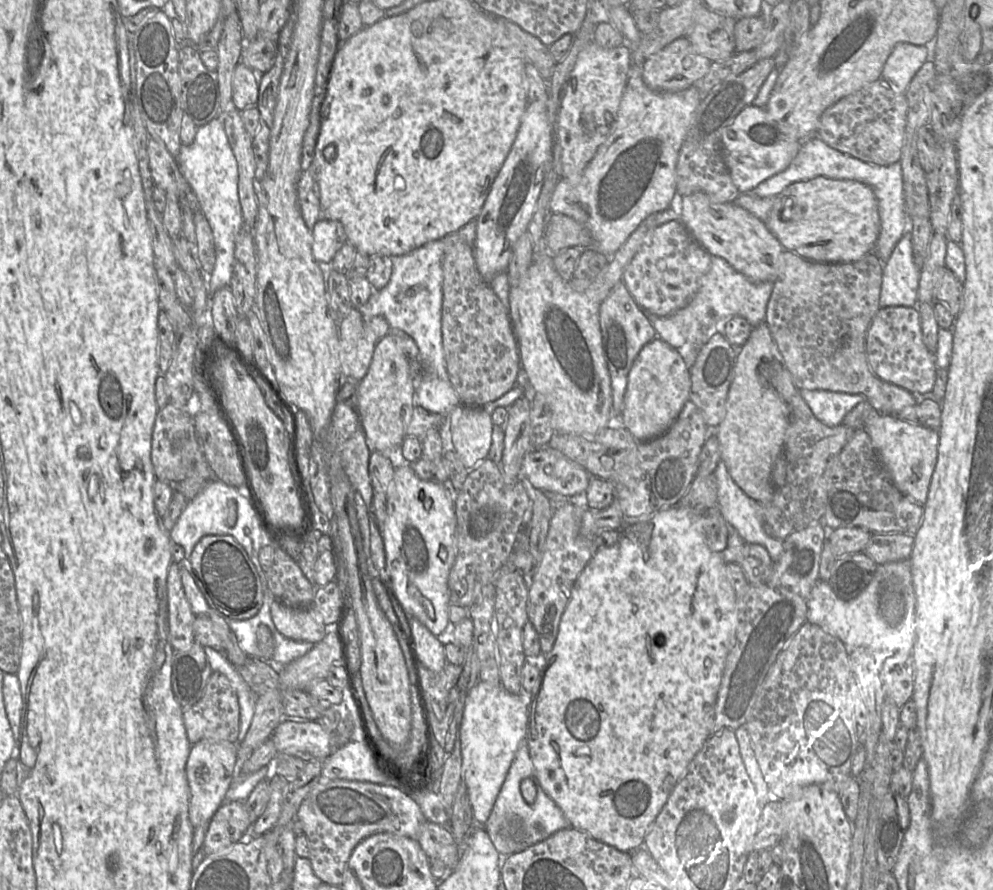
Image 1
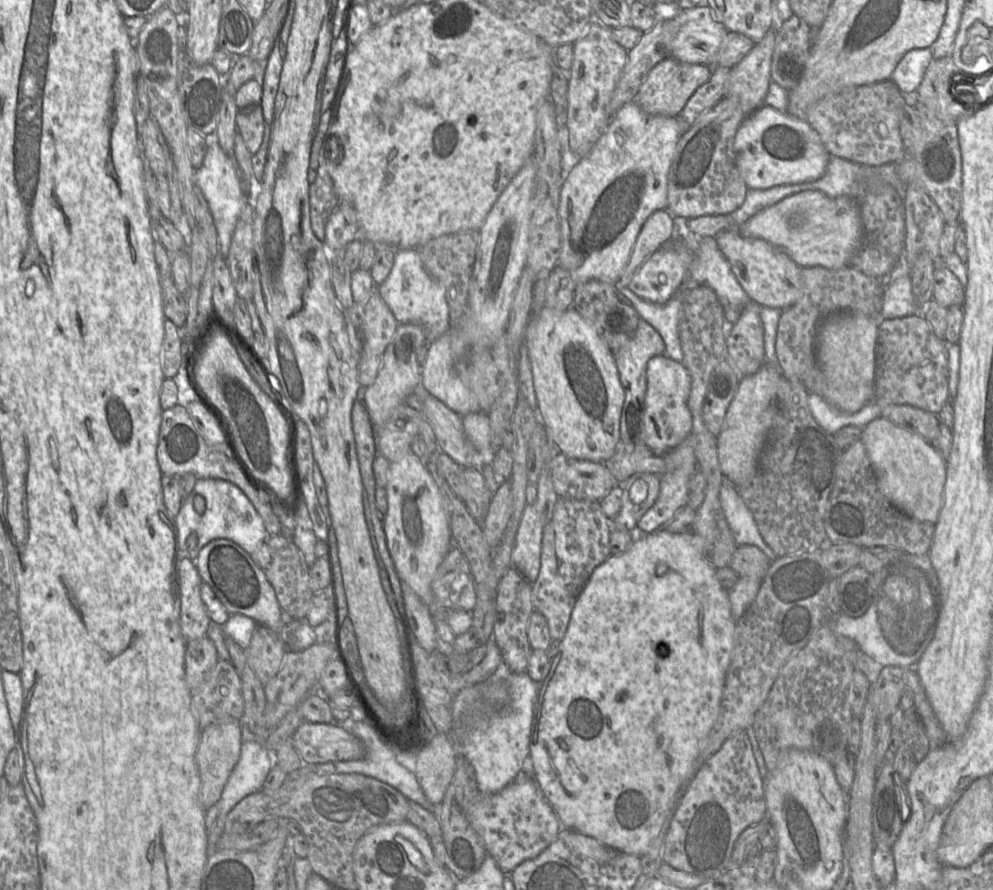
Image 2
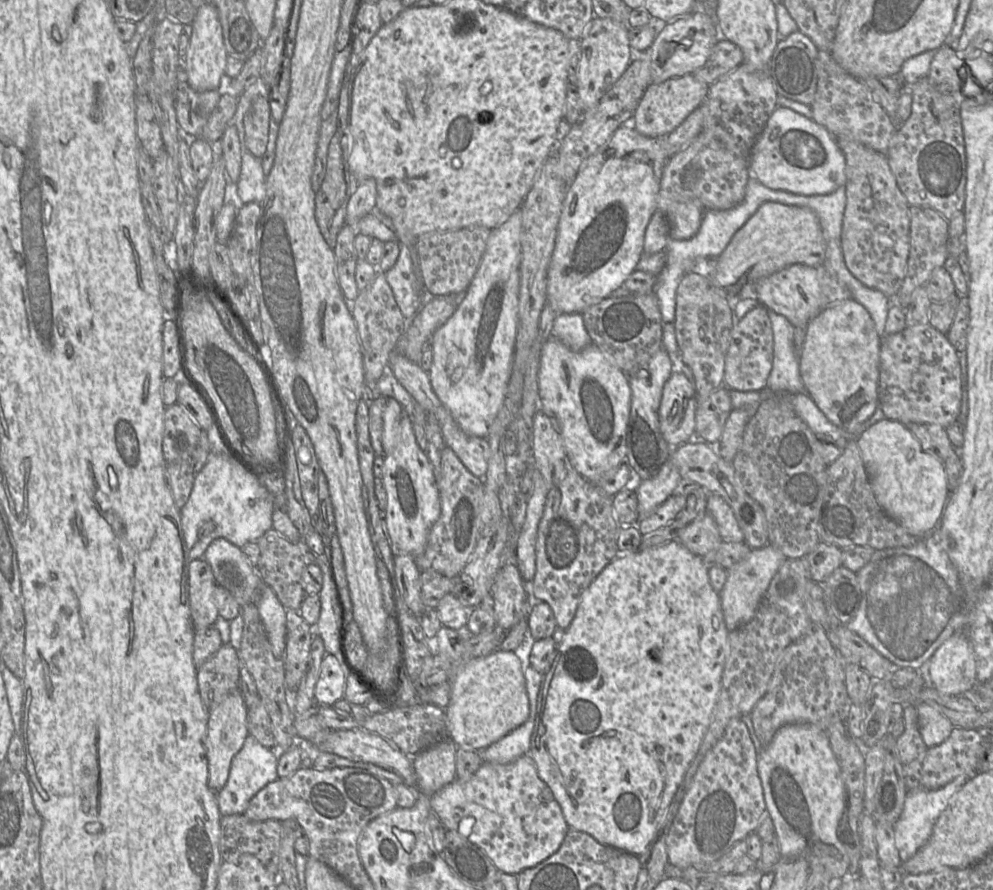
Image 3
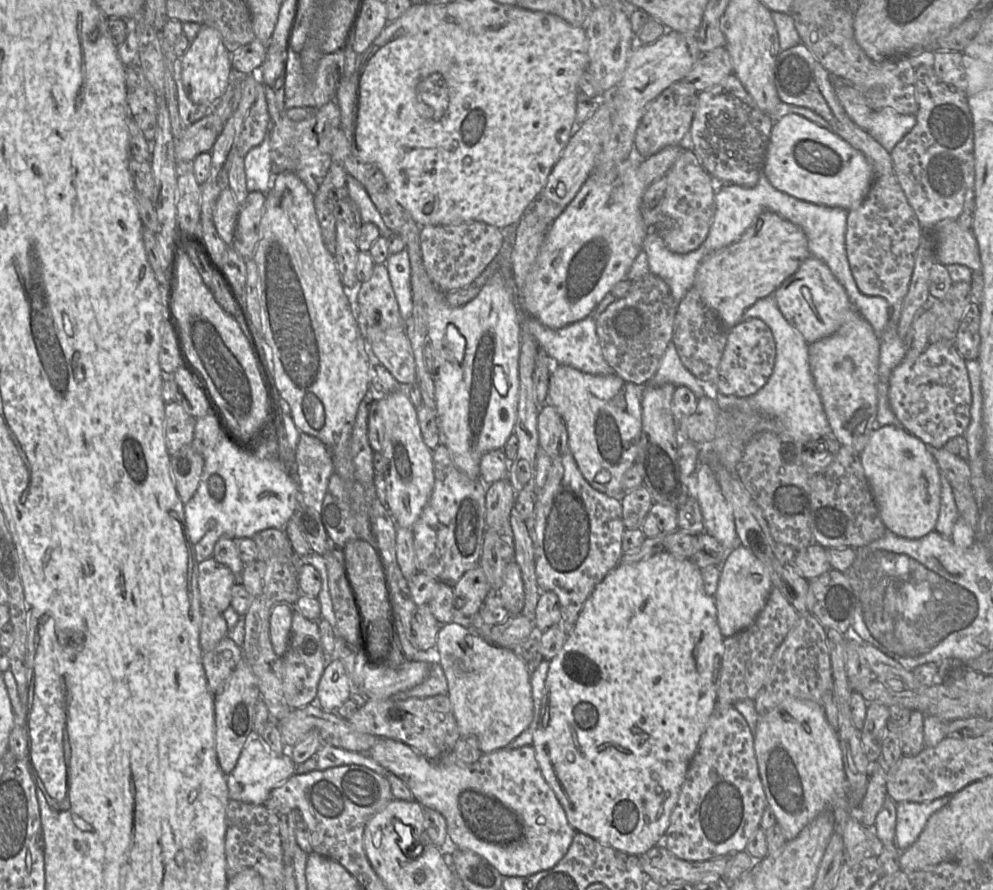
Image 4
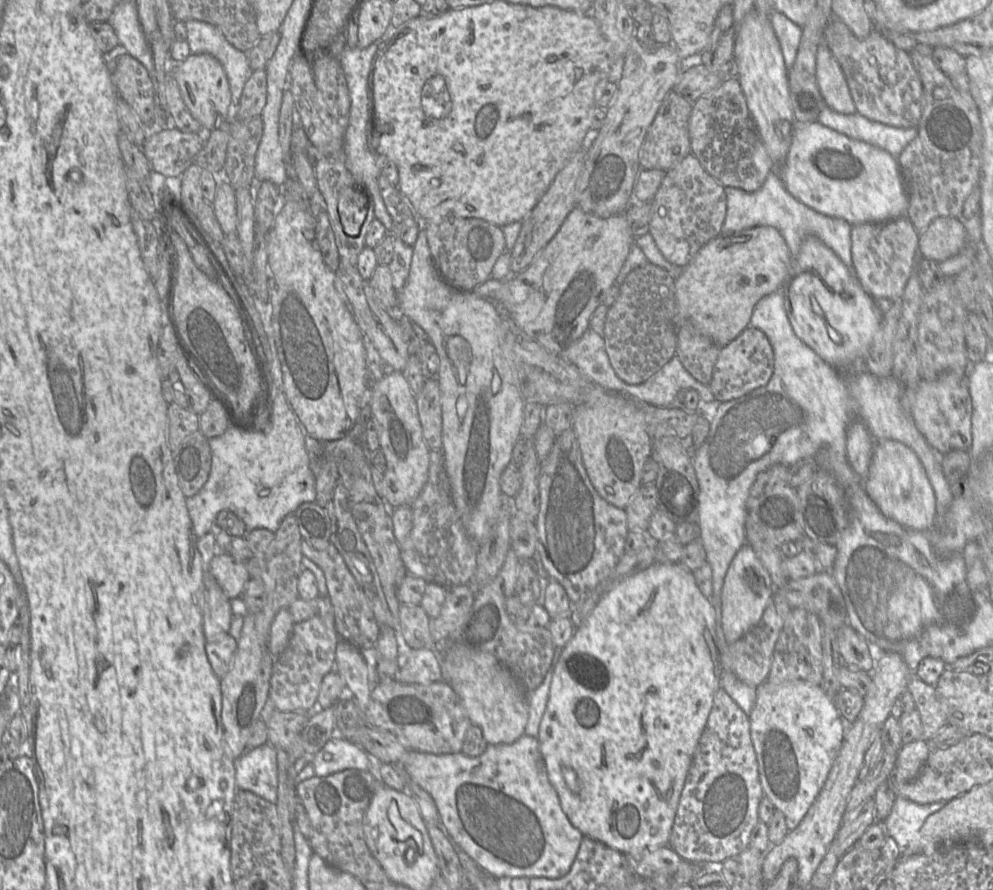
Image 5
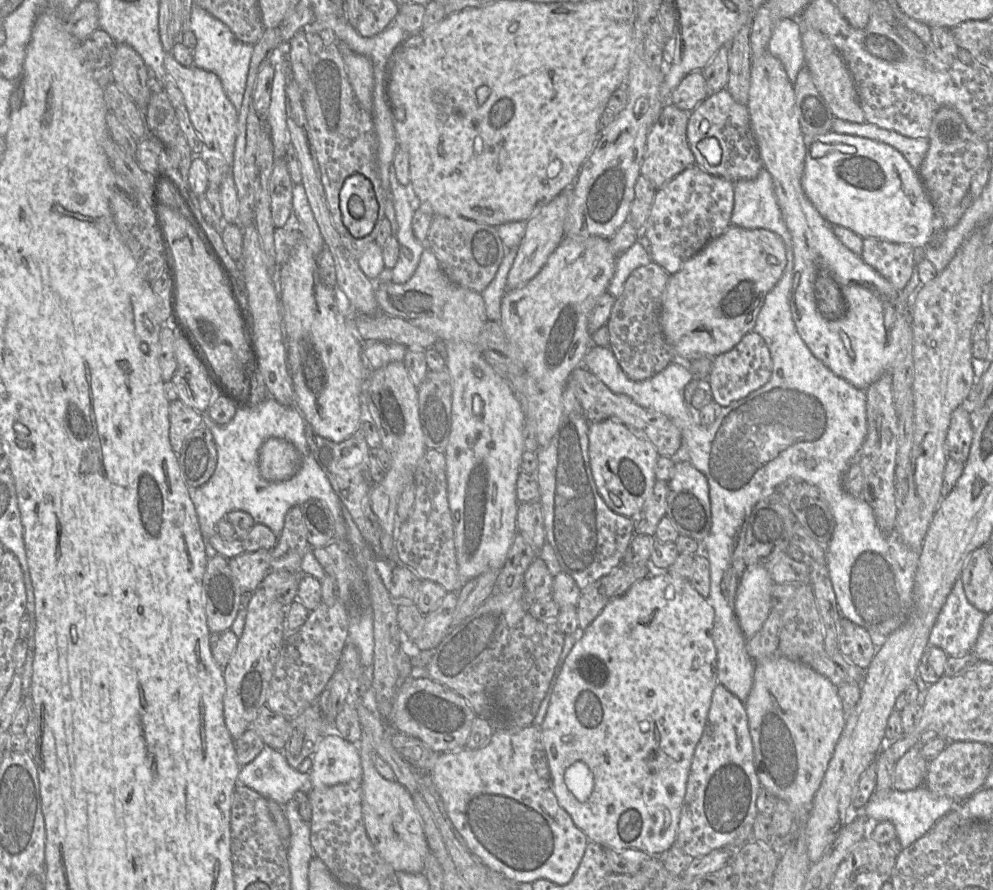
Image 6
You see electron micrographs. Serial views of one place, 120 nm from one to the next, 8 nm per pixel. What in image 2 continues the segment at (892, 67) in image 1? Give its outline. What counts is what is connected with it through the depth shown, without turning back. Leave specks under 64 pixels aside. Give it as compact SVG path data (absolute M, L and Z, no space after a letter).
M931 48L912 49L899 61L890 80L902 93L916 92L933 59Z

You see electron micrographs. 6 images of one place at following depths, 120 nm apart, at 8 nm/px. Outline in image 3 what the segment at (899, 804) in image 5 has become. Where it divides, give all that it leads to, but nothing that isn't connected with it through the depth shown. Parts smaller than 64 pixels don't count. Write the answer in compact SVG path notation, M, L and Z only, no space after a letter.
M959 776L935 790L911 789L907 791L903 811L894 824L895 847L902 863L908 861L927 843L937 819L947 808L951 798L963 787L969 778L969 776Z

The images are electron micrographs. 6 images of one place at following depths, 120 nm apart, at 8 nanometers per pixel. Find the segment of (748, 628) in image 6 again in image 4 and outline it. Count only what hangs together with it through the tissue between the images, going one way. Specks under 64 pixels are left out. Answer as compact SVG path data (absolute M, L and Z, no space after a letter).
M742 545L727 557L720 568L721 575L714 601L721 634L728 638L753 624L764 608L773 585L763 563Z

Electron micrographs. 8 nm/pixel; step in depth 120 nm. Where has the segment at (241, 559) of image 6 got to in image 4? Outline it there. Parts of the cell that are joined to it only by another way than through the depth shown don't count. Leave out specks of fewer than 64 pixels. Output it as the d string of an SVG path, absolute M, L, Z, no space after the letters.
M213 557L198 563L197 572L202 615L206 611L223 614L231 604L231 589L239 581L239 576Z

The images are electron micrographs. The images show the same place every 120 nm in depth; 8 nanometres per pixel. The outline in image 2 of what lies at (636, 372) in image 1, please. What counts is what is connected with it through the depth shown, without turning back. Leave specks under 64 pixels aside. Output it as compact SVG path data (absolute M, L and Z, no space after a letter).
M662 354L647 362L646 379L643 410L645 445L654 453L665 453L679 445L691 433L692 415L688 408L691 377L684 364Z

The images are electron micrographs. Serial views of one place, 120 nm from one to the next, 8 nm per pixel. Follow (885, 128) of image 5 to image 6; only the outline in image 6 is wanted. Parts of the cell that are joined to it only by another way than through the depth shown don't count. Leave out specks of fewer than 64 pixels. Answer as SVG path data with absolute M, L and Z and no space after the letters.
M835 117L832 131L888 144L898 150L917 172L929 147L928 138L909 138L898 132L883 129L868 122L853 123Z

